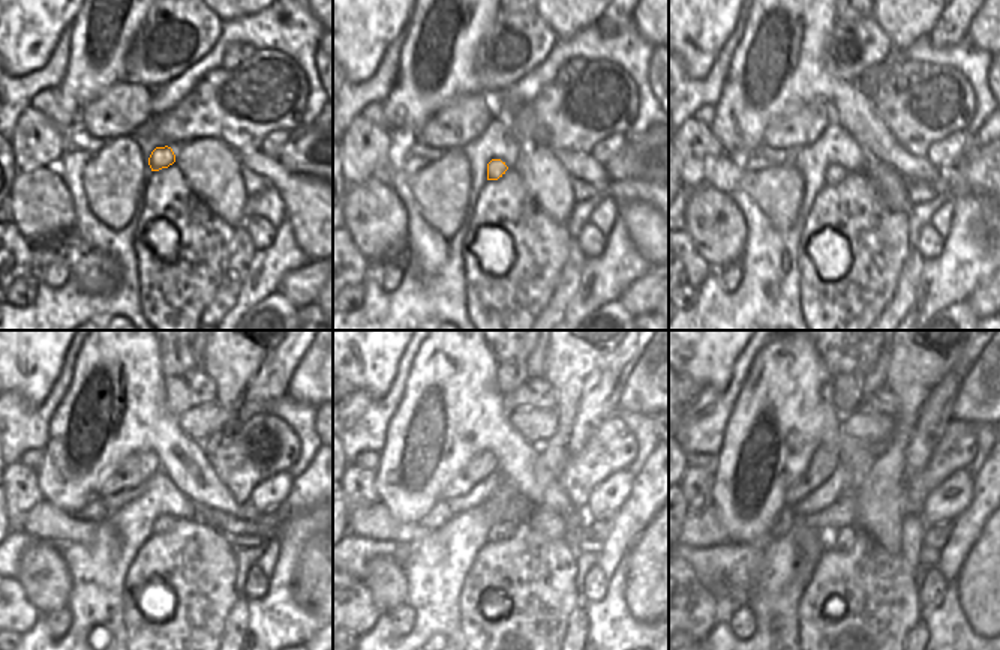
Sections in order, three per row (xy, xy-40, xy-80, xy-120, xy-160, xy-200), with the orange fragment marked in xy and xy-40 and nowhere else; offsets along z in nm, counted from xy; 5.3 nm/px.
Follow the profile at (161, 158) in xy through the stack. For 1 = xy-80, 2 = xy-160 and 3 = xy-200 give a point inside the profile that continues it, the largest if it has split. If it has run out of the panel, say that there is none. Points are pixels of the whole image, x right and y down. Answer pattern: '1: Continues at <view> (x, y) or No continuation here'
1: Continues at xy-80 (834, 174)
2: Continues at xy-160 (500, 530)
3: Continues at xy-200 (841, 539).

